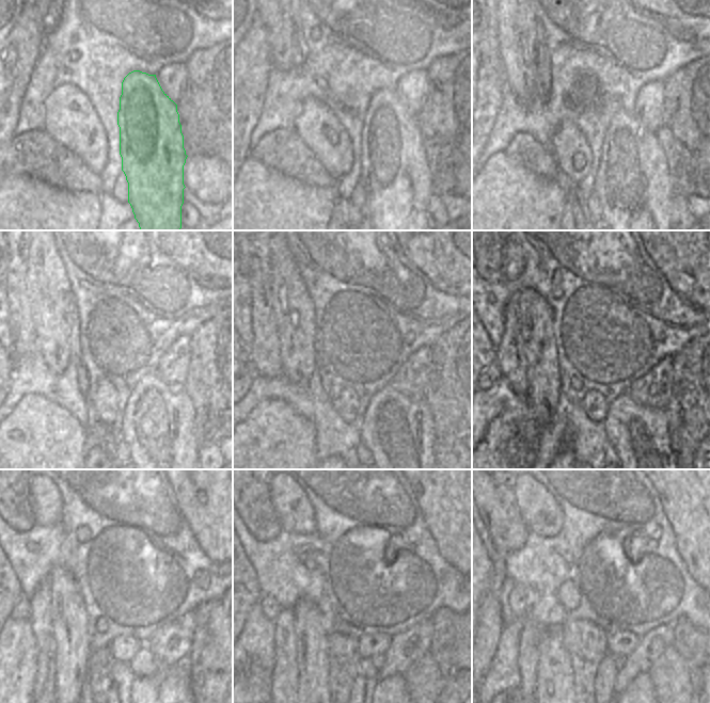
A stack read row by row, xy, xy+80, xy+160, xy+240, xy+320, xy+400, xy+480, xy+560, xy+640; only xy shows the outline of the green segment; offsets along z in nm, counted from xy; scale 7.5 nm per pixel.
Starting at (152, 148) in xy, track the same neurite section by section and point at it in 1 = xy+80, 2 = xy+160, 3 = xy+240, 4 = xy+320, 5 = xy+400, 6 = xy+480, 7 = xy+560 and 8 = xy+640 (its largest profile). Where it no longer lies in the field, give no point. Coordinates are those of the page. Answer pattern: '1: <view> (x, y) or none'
1: xy+80 (395, 174)
2: xy+160 (633, 186)
3: xy+240 (158, 427)
4: xy+320 (399, 432)
5: xy+400 (640, 435)
6: xy+480 (173, 685)
7: xy+560 (378, 660)
8: xy+640 (619, 659)

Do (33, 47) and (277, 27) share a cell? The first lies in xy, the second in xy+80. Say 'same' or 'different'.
different

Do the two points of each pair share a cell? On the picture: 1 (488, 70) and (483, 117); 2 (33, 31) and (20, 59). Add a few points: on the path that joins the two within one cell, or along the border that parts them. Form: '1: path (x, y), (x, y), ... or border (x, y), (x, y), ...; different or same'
1: path (488, 82), (487, 106); same
2: path (27, 37), (20, 52); same

